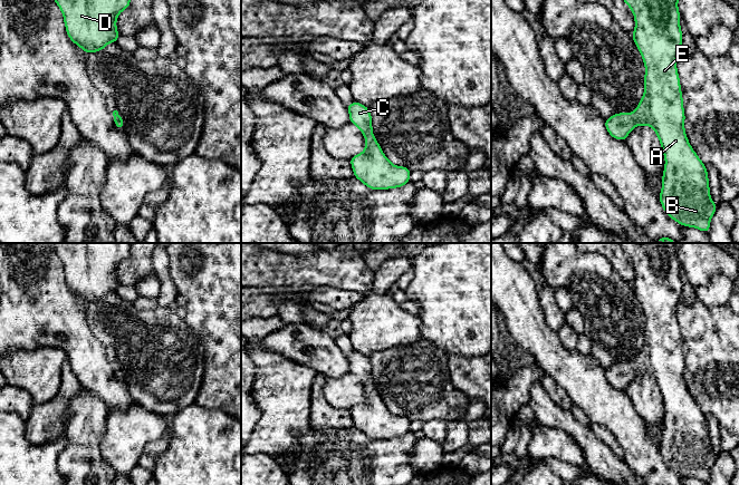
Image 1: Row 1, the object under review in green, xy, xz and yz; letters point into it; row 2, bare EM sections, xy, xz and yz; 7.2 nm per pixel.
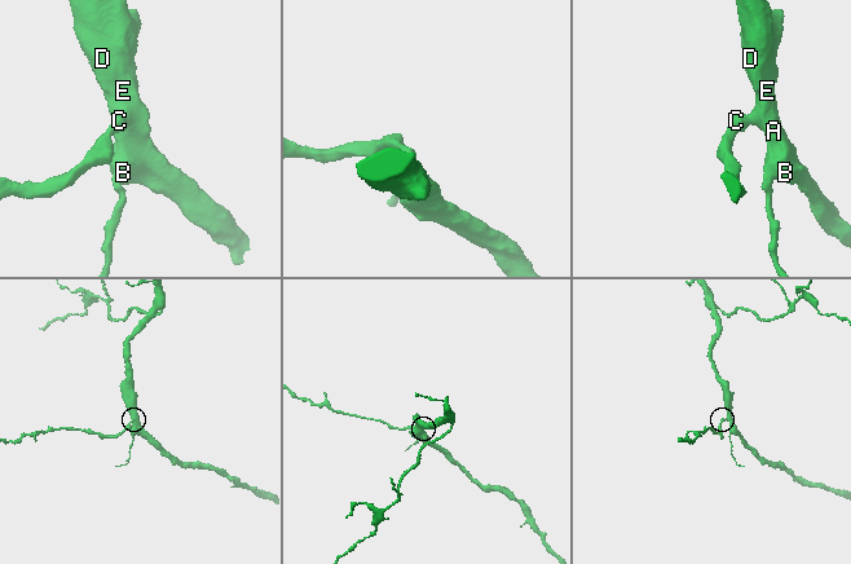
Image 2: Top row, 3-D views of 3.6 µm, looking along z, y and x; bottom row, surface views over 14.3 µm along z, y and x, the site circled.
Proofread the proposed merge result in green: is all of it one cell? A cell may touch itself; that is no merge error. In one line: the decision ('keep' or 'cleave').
keep

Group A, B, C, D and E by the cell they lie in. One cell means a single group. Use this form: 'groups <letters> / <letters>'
groups A B C D E

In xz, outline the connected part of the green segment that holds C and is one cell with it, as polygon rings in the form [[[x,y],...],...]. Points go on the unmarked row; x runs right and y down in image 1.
[[[354,351],[347,356],[349,372],[356,375],[365,386],[365,400],[349,411],[354,426],[371,439],[397,438],[410,431],[411,420],[395,416],[384,405],[373,386],[372,365],[368,357]]]

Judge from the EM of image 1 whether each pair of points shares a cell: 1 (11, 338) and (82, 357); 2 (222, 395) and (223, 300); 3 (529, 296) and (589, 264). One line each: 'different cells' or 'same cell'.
1: same cell
2: same cell
3: different cells

